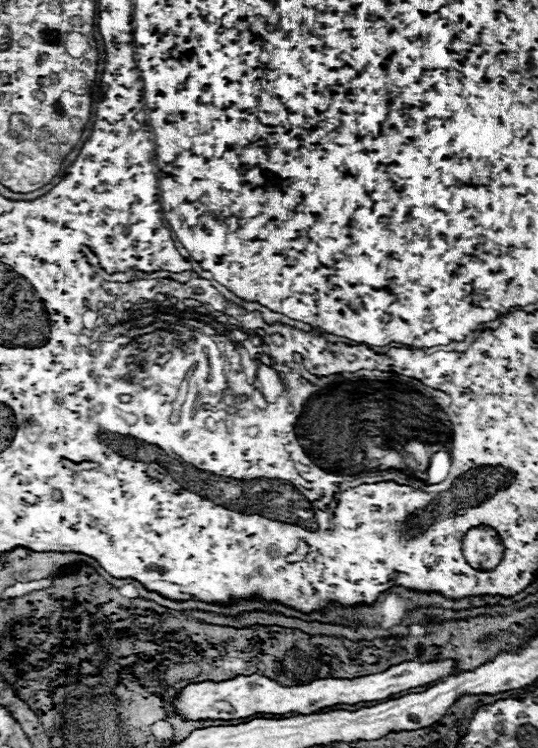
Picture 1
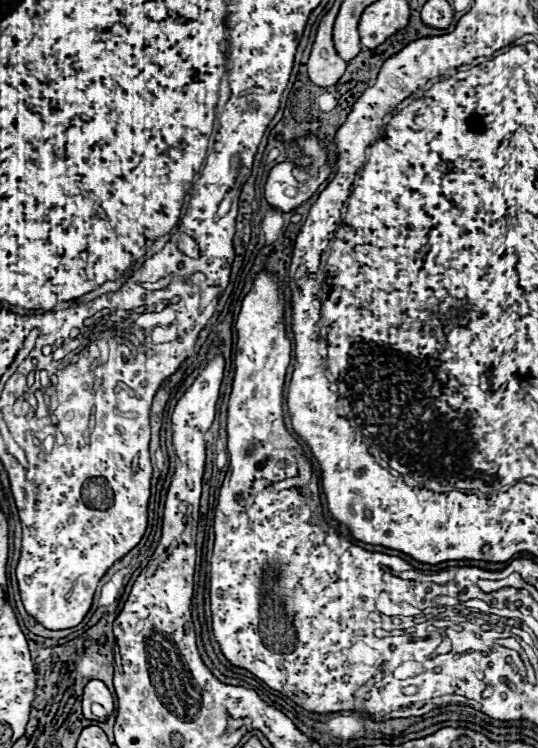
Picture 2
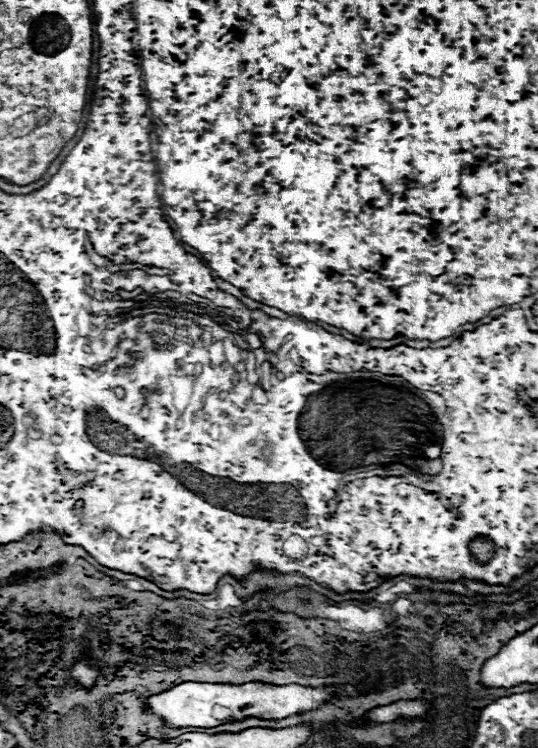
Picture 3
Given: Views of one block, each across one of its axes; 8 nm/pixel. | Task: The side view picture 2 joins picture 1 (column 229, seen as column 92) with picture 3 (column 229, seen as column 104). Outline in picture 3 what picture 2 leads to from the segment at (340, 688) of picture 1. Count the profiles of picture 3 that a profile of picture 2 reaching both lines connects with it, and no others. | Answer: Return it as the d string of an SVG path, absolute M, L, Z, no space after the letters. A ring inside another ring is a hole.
M182 682L162 694L154 694L146 700L146 706L160 716L172 728L214 728L224 724L224 720L242 720L246 716L256 718L286 718L294 712L316 708L328 694L324 690L312 690L302 686L264 686L258 682L248 682L242 686L230 684L196 684L196 682Z

